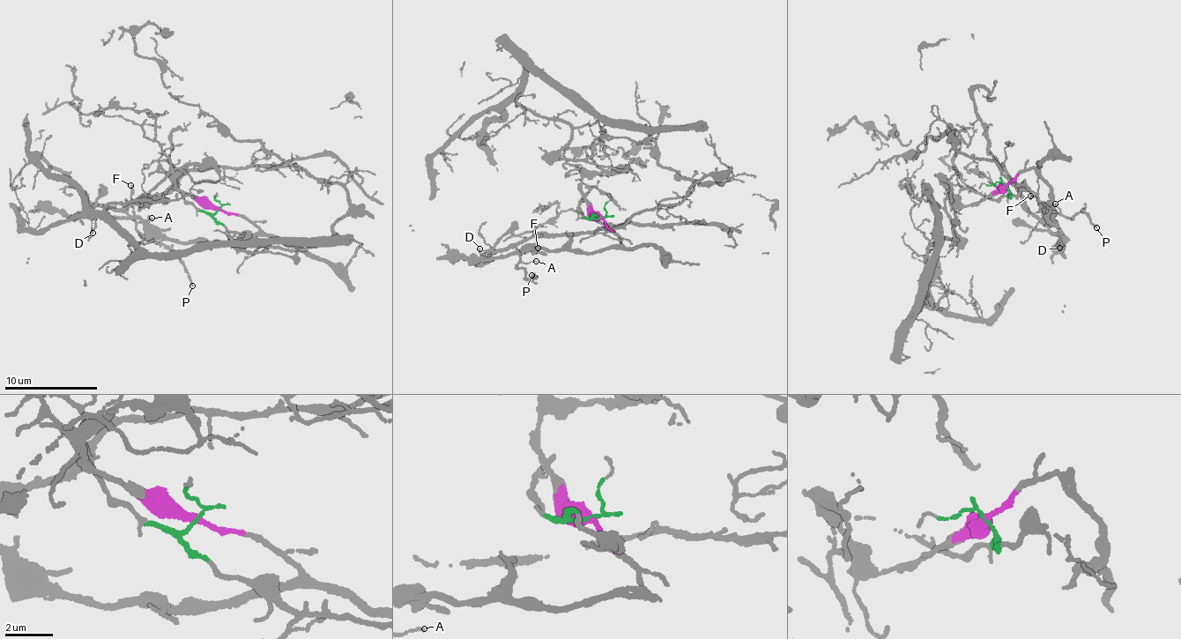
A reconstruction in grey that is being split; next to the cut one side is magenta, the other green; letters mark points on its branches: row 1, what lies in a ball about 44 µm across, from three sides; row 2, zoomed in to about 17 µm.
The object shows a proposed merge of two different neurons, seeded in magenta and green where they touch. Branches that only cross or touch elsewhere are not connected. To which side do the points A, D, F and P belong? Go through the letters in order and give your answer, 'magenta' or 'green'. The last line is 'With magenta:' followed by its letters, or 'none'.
A: magenta
D: magenta
F: magenta
P: magenta
With magenta: A, D, F, P

